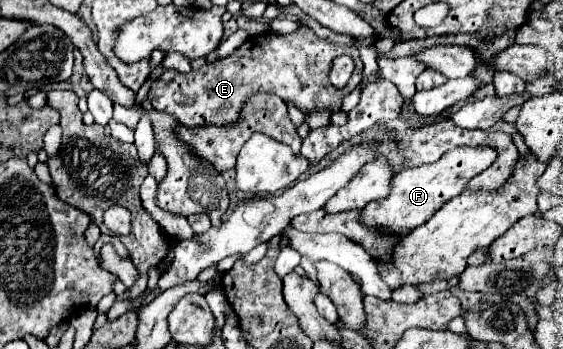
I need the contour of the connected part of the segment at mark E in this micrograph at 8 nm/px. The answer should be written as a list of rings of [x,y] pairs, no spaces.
[[[299,27],[291,35],[277,35],[273,31],[267,31],[249,37],[233,55],[217,61],[217,65],[203,65],[201,69],[193,69],[185,75],[177,71],[163,71],[151,83],[147,99],[151,101],[155,111],[173,115],[185,127],[233,123],[237,119],[237,113],[241,111],[245,97],[257,91],[267,91],[281,99],[289,99],[303,113],[323,107],[339,111],[341,99],[353,89],[349,85],[335,89],[329,83],[327,73],[331,69],[331,61],[343,53],[353,61],[355,57],[359,57],[359,51],[355,47],[341,47],[323,41],[309,27]]]

